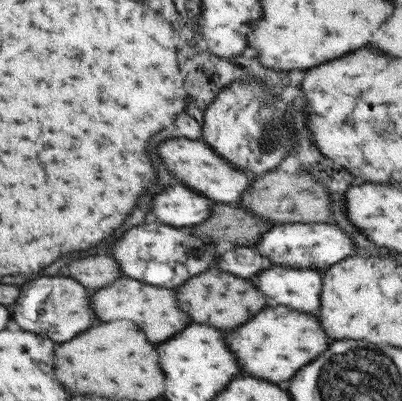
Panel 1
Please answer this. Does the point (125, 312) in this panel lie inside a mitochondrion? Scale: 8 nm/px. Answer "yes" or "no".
no

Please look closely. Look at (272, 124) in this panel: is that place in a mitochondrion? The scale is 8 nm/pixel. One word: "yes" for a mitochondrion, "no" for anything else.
yes

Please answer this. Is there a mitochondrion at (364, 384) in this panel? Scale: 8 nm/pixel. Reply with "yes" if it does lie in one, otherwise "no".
yes

